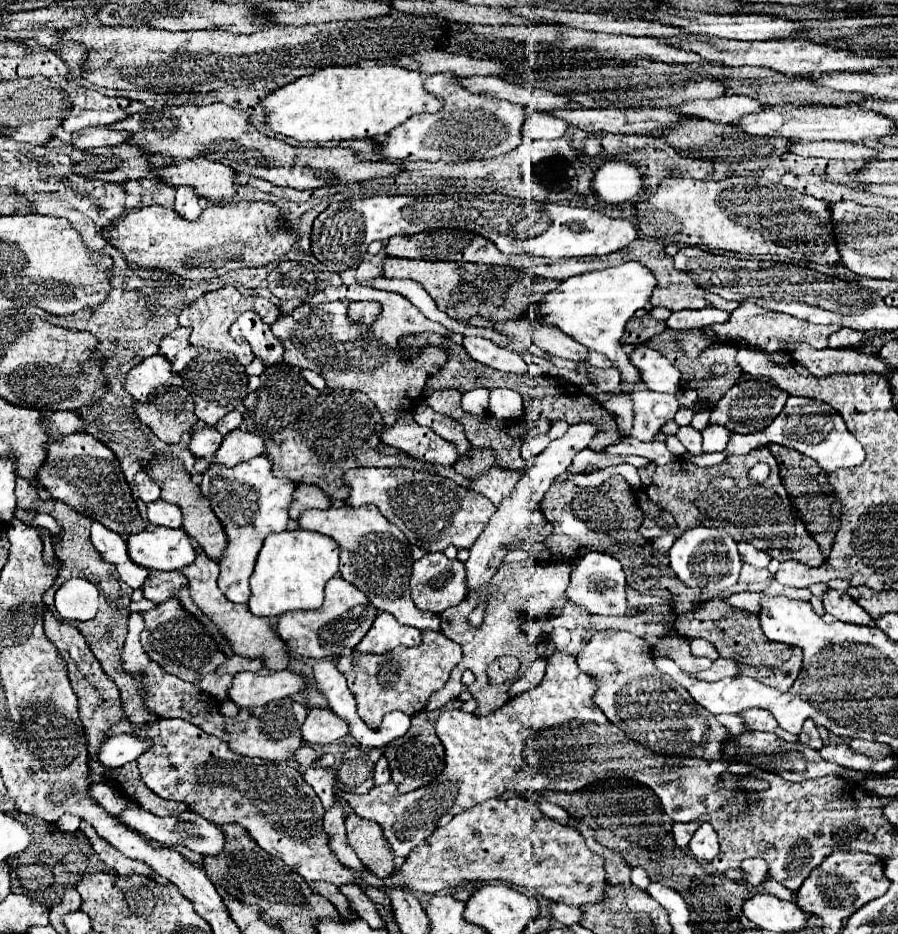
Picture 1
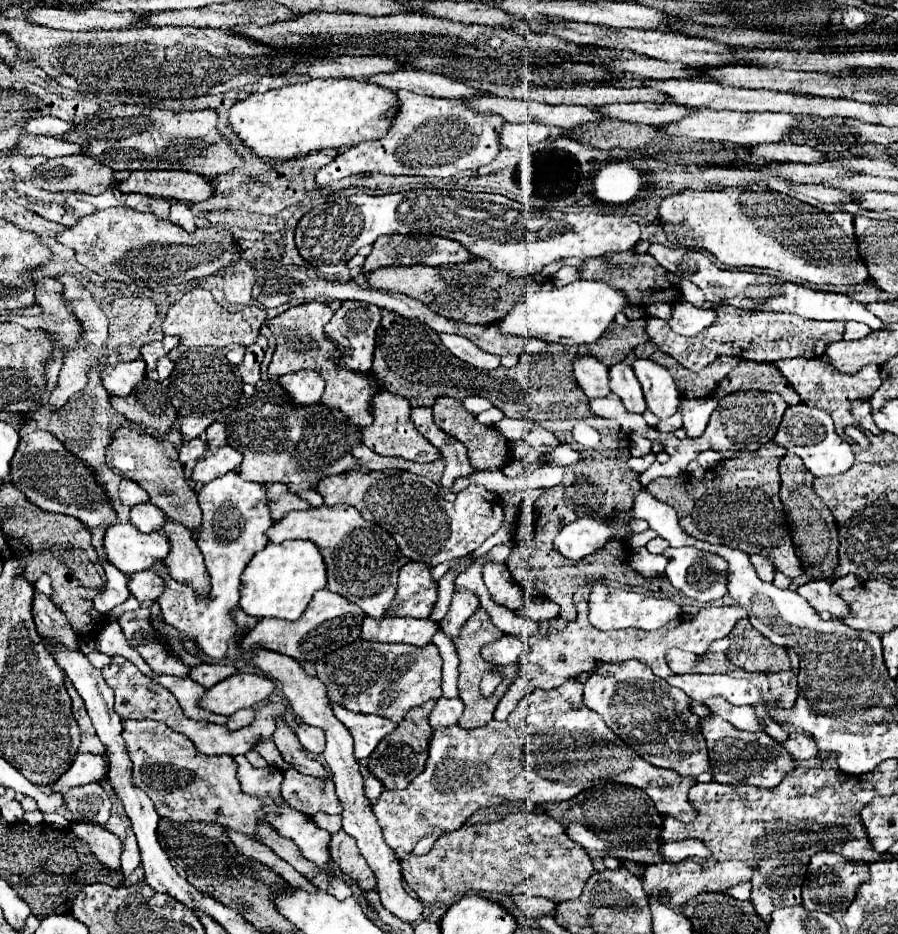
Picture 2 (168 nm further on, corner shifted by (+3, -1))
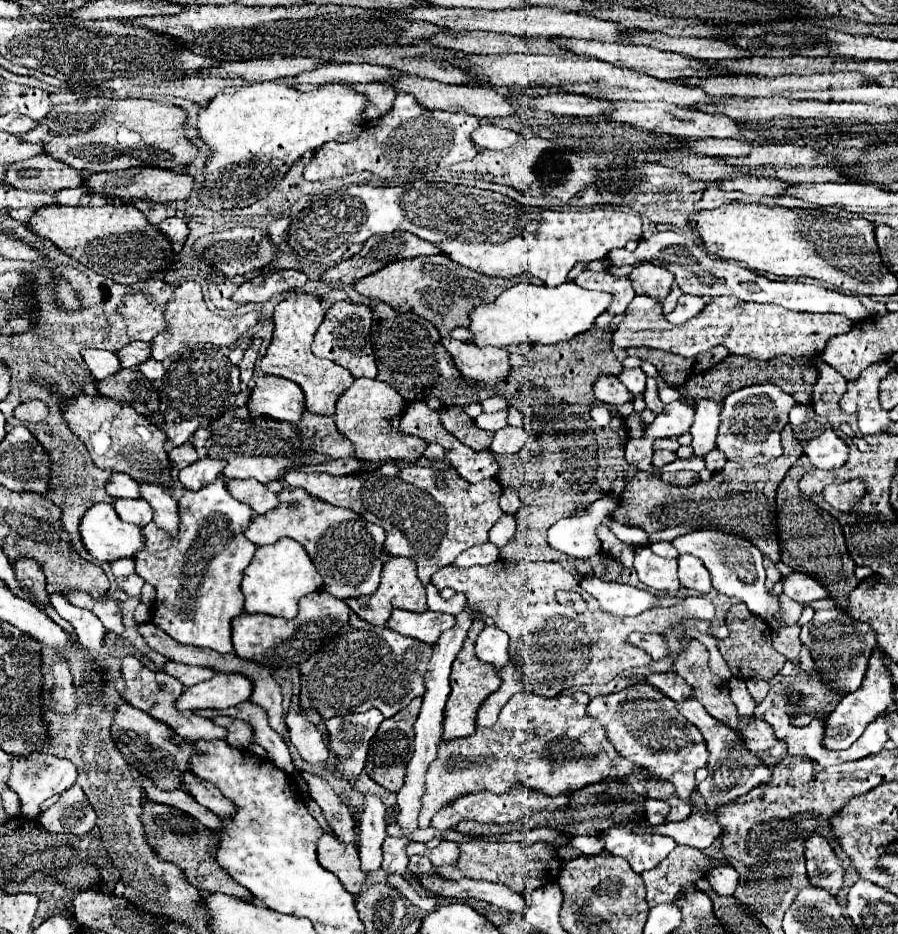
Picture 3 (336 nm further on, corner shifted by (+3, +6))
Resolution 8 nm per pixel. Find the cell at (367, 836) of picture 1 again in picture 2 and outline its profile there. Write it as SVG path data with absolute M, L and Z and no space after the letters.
M342 830L338 834L334 834L328 842L330 848L330 858L334 860L334 864L350 878L358 884L360 890L368 892L376 888L376 876L374 872L368 868L366 860L360 856L356 840L352 840L352 836L344 834Z

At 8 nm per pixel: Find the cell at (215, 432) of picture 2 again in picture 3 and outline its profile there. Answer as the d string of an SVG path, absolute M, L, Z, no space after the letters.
M200 427L192 437L190 437L190 443L196 447L196 449L204 449L204 443L208 441L210 437L210 429L208 427Z

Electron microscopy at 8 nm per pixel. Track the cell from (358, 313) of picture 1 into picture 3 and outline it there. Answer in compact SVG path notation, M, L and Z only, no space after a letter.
M338 301L328 311L314 335L312 353L322 359L332 359L334 363L350 369L354 377L376 377L376 361L370 343L370 327L372 327L372 309L362 303L352 301Z

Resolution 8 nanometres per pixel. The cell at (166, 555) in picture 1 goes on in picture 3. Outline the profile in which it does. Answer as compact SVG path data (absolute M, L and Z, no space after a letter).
M100 503L94 505L92 509L88 509L88 513L84 515L84 521L80 523L80 535L82 541L86 545L86 549L98 559L98 561L116 561L116 559L132 559L136 557L142 549L144 549L144 535L142 535L142 527L132 525L132 523L124 523L118 513L114 511L112 505Z

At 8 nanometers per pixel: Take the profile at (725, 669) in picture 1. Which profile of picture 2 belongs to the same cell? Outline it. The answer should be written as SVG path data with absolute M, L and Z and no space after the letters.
M672 648L668 652L668 666L674 674L686 674L690 672L696 664L698 664L698 656L696 654L690 654L690 652L684 652L680 648Z

